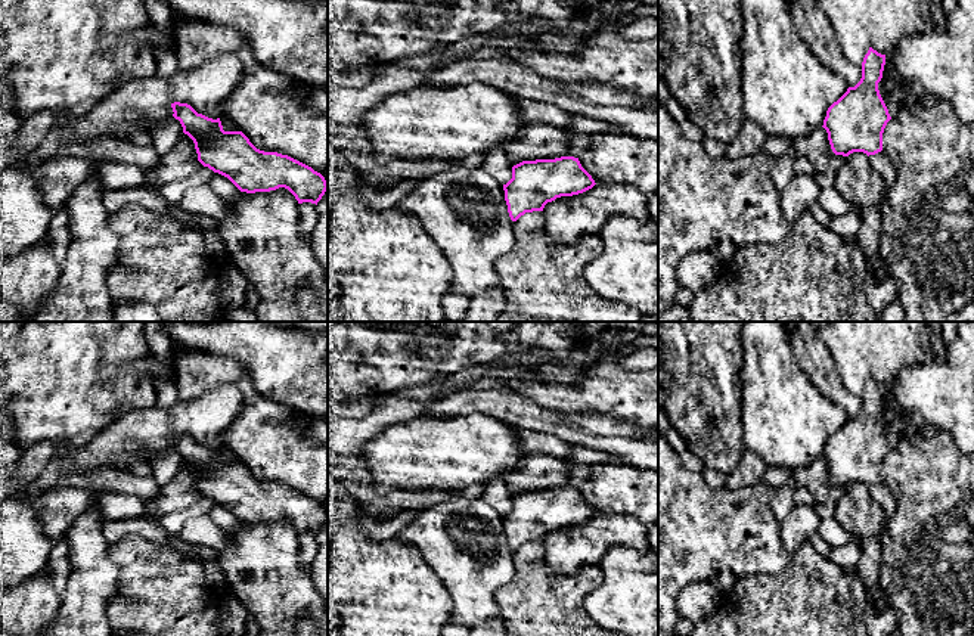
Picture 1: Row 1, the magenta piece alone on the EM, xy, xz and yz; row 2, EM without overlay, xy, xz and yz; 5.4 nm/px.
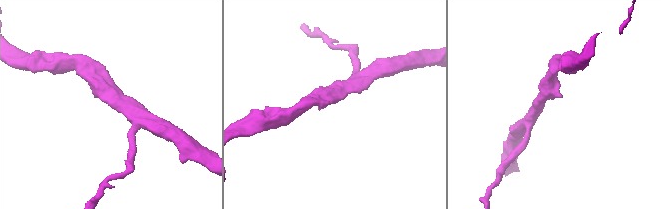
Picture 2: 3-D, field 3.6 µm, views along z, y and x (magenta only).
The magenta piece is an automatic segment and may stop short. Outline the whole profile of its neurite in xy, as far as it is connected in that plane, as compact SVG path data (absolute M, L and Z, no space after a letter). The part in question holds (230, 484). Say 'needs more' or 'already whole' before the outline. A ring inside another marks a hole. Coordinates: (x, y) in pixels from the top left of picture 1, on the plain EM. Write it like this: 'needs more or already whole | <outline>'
already whole | M171 434L198 484L198 491L227 508L241 522L288 519L298 534L316 534L328 521L325 508L311 497L277 483L257 480L242 462L224 462L220 449L198 444L190 435Z

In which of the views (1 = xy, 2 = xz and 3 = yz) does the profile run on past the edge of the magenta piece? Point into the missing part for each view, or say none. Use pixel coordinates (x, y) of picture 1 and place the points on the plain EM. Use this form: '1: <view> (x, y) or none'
1: none
2: none
3: none

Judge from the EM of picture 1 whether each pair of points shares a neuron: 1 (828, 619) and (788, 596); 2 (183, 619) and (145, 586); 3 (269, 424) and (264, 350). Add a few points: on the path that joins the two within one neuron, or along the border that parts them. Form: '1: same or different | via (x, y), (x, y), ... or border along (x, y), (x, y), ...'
1: same | via (818, 619), (810, 619), (799, 607)
2: same | via (174, 608), (155, 589)
3: different | border along (245, 371), (250, 382), (263, 396), (300, 410)

